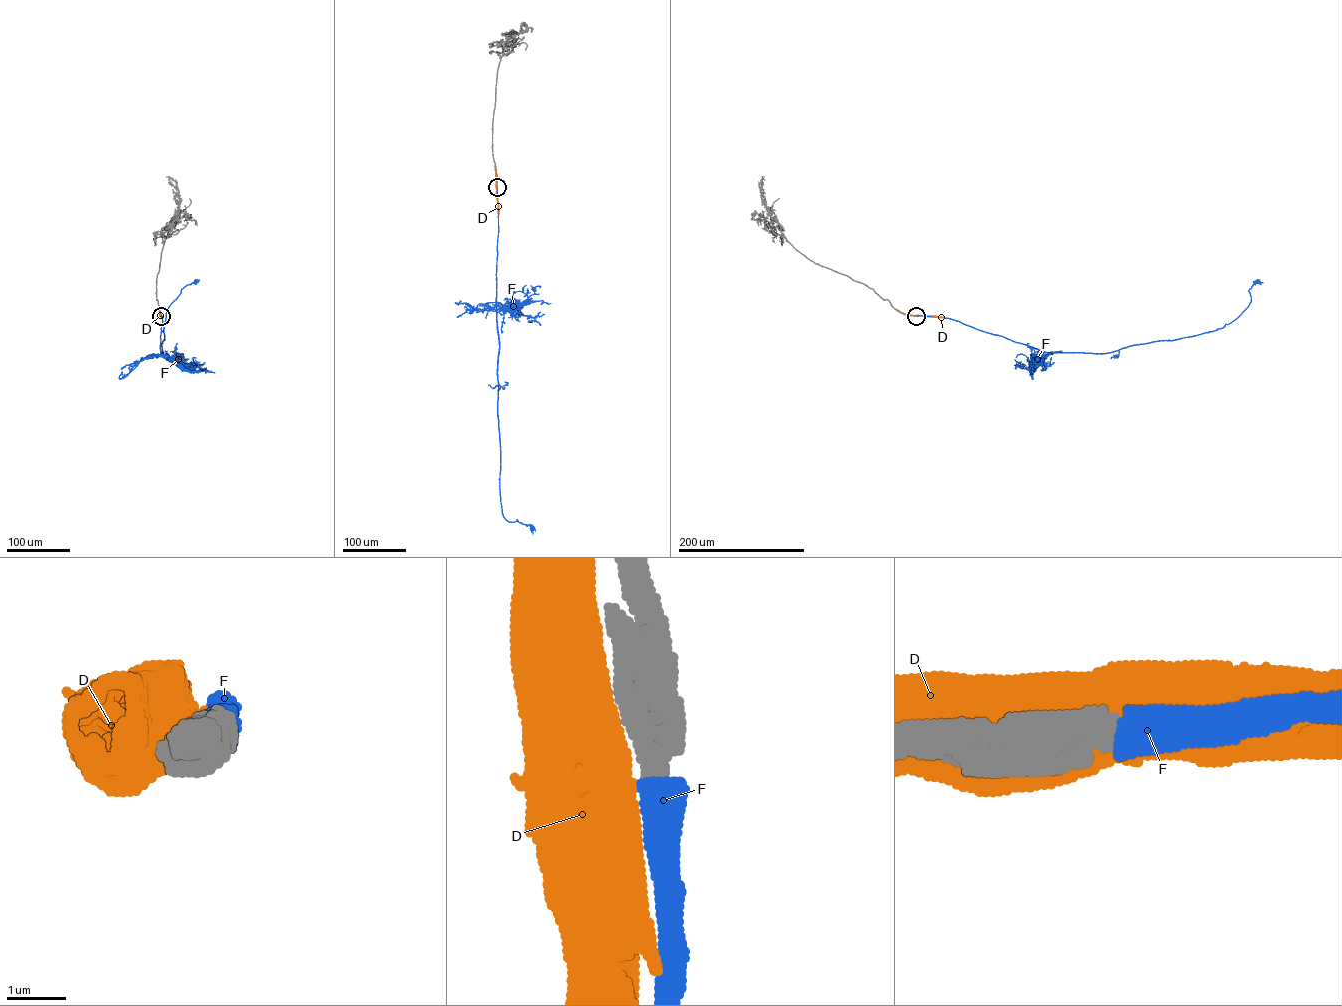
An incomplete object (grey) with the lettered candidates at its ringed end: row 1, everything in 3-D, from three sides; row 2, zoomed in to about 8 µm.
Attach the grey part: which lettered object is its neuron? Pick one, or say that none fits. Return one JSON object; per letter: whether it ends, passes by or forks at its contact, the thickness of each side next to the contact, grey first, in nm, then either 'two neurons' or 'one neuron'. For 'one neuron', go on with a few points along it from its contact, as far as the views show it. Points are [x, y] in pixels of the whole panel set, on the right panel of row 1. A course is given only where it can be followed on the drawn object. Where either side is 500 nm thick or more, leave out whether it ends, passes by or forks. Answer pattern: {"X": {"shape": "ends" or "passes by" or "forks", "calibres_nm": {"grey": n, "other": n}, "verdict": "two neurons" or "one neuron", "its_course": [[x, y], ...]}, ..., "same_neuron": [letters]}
{"D": {"calibres_nm": {"grey": 420, "other": 600}, "verdict": "two neurons"}, "F": {"calibres_nm": {"grey": 550, "other": 600}, "verdict": "one neuron", "its_course": [[916, 315], [950, 318], [1046, 352], [1106, 353], [1223, 328], [1249, 304], [1249, 290], [1256, 281]]}, "same_neuron": ["F"]}

